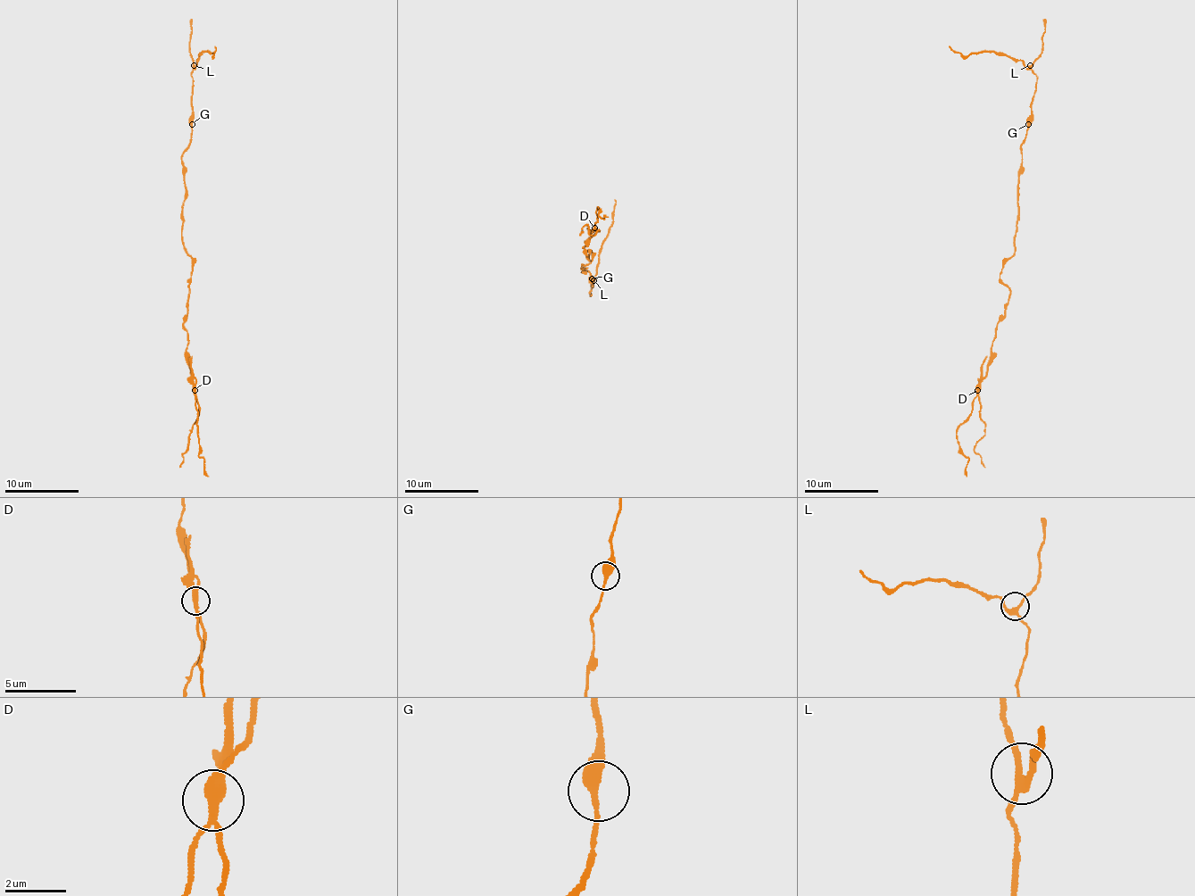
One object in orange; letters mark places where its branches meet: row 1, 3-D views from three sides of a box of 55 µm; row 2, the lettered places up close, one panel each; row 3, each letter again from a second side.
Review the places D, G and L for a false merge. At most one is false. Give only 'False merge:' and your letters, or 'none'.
False merge: D

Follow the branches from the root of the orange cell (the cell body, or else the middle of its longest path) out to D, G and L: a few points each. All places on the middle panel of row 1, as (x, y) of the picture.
D: (581, 265), (586, 265), (592, 260), (592, 253), (590, 251), (588, 260), (583, 249), (593, 234), (593, 228)
G: (581, 265), (585, 269), (581, 272), (586, 270), (592, 278)
L: (581, 265), (585, 269), (581, 272), (586, 270), (592, 277), (592, 287), (590, 286), (593, 280)

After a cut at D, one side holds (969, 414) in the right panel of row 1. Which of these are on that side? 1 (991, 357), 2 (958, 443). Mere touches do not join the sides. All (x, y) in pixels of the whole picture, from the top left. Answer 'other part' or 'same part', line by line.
1: other part
2: same part

